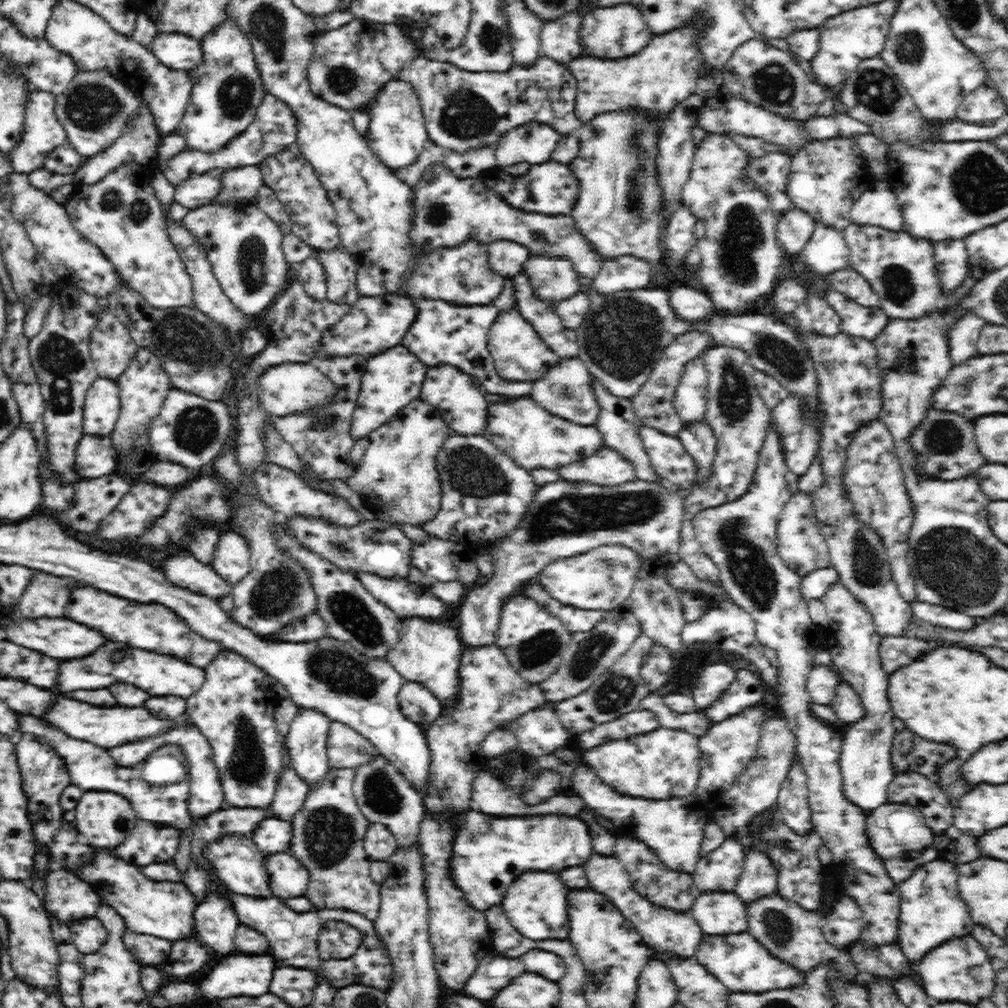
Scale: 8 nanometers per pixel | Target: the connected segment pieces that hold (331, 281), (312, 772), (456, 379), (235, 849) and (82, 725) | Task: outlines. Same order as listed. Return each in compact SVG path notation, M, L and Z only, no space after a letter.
M342 246L332 251L315 250L314 257L318 257L324 267L326 277L326 298L331 301L352 306L361 297L357 289L357 271L359 264L353 255Z
M314 709L302 710L302 714L293 719L287 736L284 738L284 748L288 750L291 767L296 771L298 777L309 786L309 791L316 788L330 769L326 746L330 723L330 719L325 713L319 713Z
M450 364L427 367L418 399L433 405L441 416L444 416L445 423L449 425L452 432L464 436L482 435L487 427L488 402L472 379L472 376Z
M249 835L217 839L216 842L207 845L204 855L209 859L218 880L228 891L235 892L236 895L256 896L259 899L269 899L272 896L266 854L252 842Z
M56 695L56 702L49 708L48 714L40 716L40 719L68 735L68 737L83 740L102 748L114 748L126 743L131 743L140 738L148 738L148 736L160 735L161 732L168 731L172 726L176 726L170 720L158 720L152 714L148 714L148 710L144 708L122 708L122 706L114 706L114 708L96 708L97 705L78 702L76 699L70 700L62 696Z

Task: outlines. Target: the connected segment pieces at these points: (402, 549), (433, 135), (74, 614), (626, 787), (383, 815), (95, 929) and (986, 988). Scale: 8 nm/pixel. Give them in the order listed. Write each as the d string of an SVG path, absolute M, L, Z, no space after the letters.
M292 517L285 518L288 530L311 552L322 556L342 571L354 573L368 572L383 578L407 577L410 571L411 550L414 544L401 529L388 521L362 520L354 528L346 529L325 521L325 518Z
M542 55L530 67L515 62L507 72L472 72L461 70L445 61L434 61L418 56L399 72L398 79L410 84L418 96L429 140L450 151L466 152L474 148L494 146L505 132L536 121L550 125L561 135L578 132L582 121L575 113L578 83L566 65Z
M92 586L76 587L66 606L66 618L78 624L90 624L90 628L98 628L97 631L104 634L108 640L130 642L132 648L158 648L154 652L178 656L179 660L203 669L214 661L222 650L218 643L206 640L194 632L181 616L163 604L138 604L134 600L122 600Z
M658 727L644 736L628 740L604 742L598 748L585 749L584 764L592 767L601 782L614 788L619 794L652 800L666 800L674 796L684 798L694 795L701 772L699 737L678 729Z
M376 754L354 769L353 794L358 808L370 823L385 824L395 836L399 850L408 850L419 839L420 827L425 815L422 796L407 782L405 776L381 754Z
M97 917L71 921L69 926L73 943L82 954L95 953L106 942L109 932Z
M971 934L938 945L927 952L918 964L912 965L912 969L918 975L923 990L935 1003L958 1000L975 1006L981 998L990 997L996 983L993 965L984 947Z

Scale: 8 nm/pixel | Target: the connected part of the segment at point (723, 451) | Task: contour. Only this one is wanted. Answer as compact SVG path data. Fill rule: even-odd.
M714 346L704 352L702 362L708 373L705 421L716 437L717 455L711 465L711 476L702 485L694 485L688 495L684 496L685 517L681 523L679 560L684 560L690 566L698 580L719 583L718 567L702 552L695 536L693 521L698 513L732 502L749 491L771 421L770 408L755 387L753 376L758 370L752 366L751 360L742 349Z

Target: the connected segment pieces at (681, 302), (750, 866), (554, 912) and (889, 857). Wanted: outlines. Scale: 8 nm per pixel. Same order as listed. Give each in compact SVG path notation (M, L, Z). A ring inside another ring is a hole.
M674 288L669 301L675 315L688 323L705 321L718 314L709 294L699 288Z
M759 848L745 855L744 868L733 890L745 903L756 902L777 892L778 871Z
M531 870L522 873L506 891L501 905L502 910L506 912L508 920L512 926L522 934L532 940L564 940L568 938L570 932L570 921L568 906L566 906L566 896L570 888L566 888L566 883L562 884L560 873L542 872L541 870Z
M886 803L874 808L866 819L868 842L882 859L887 875L896 883L904 883L913 872L940 858L936 850L932 829L925 823L924 815L915 806L904 803Z

